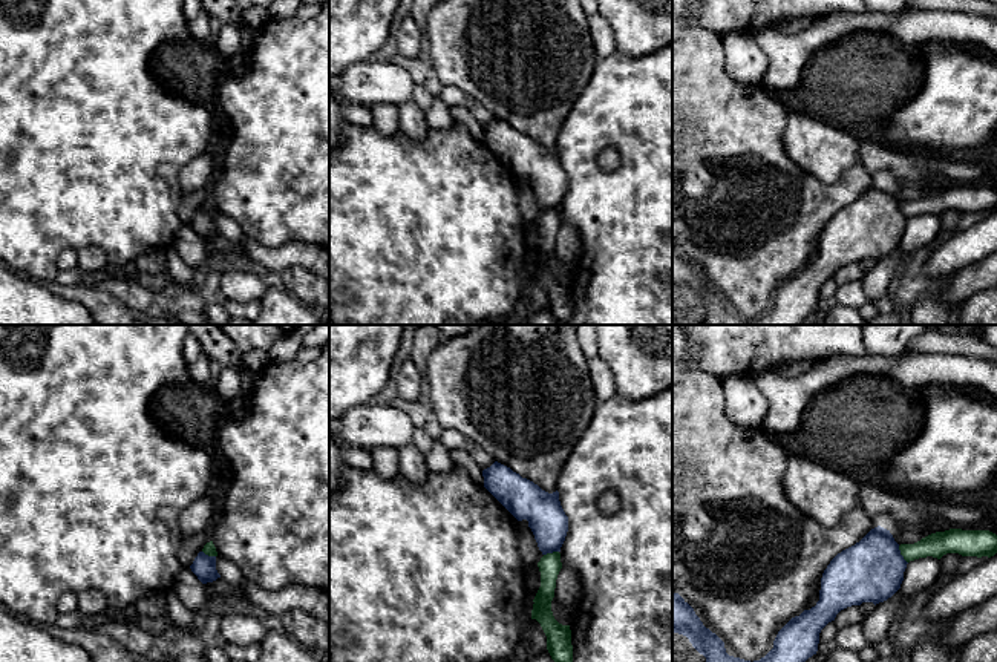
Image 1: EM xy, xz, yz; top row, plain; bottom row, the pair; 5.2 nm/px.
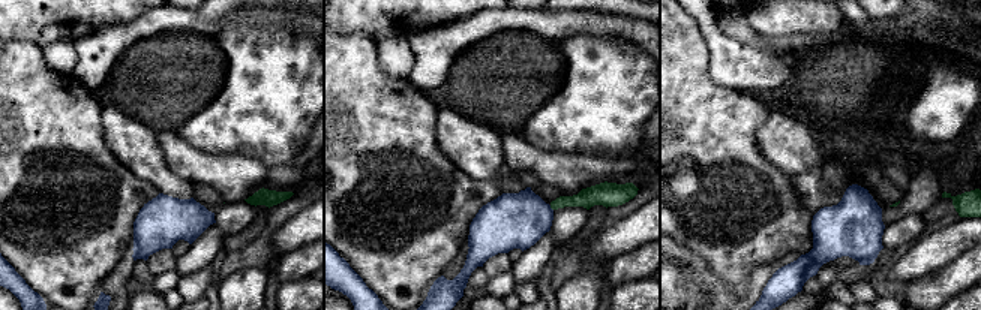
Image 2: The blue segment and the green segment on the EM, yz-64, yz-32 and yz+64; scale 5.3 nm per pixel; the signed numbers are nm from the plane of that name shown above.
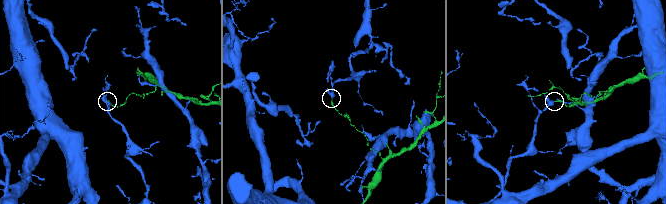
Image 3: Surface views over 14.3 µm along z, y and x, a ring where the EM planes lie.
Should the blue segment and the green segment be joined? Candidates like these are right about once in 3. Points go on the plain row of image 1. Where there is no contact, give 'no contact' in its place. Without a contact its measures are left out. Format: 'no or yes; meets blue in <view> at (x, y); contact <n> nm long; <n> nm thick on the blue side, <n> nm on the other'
no; meets blue in yz at (901, 212); contact 110 nm long; 340 nm thick on the blue side, 130 nm on the other

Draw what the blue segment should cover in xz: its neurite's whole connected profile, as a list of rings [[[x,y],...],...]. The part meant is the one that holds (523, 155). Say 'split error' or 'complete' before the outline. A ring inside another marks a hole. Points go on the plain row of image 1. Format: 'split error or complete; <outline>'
complete; [[[495,118],[482,127],[484,144],[518,176],[527,176],[542,211],[561,208],[568,188],[559,149],[548,150]]]

